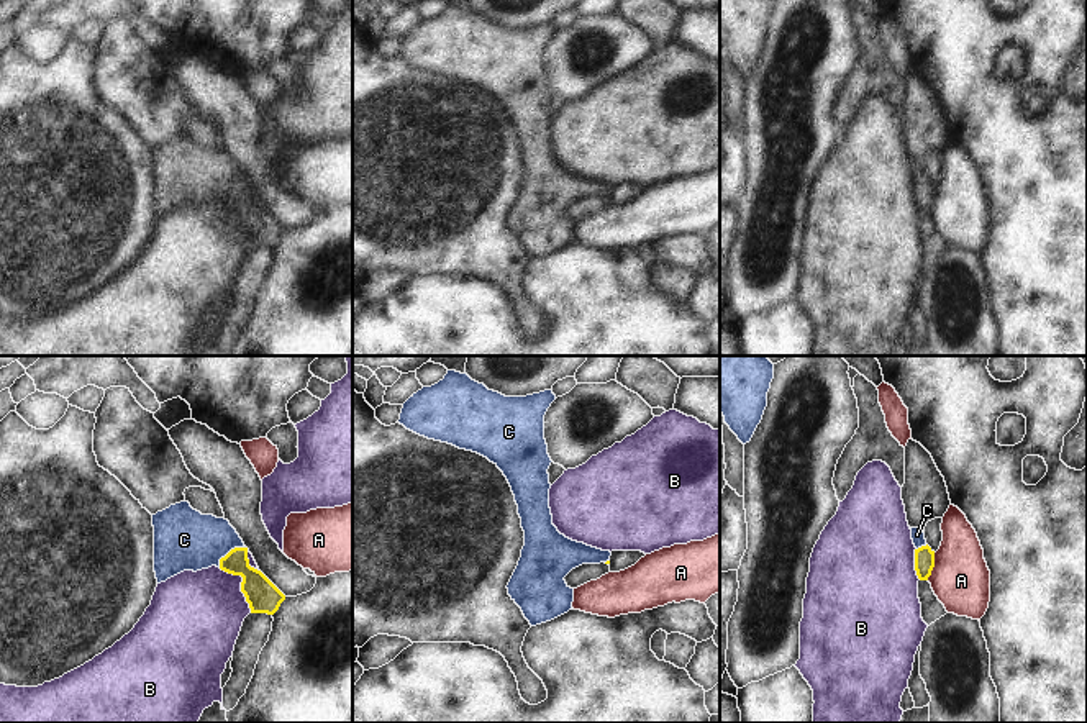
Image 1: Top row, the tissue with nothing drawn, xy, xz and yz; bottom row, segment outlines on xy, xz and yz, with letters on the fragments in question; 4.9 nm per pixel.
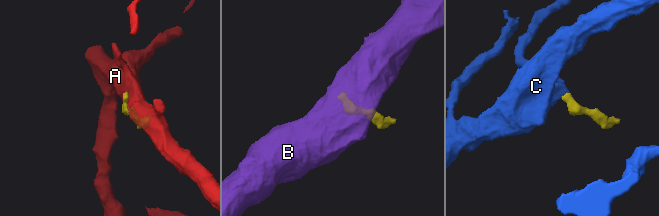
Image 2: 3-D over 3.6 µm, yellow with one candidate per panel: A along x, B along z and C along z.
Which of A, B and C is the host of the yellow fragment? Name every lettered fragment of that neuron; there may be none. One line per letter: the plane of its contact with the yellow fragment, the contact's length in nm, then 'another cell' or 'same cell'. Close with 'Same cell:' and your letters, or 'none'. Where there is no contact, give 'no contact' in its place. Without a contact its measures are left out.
A: meets yellow in yz; contact 140 nm long; another cell
B: meets yellow in xy; contact 280 nm long; another cell
C: meets yellow in xy; contact 170 nm long; same cell
Same cell: C

